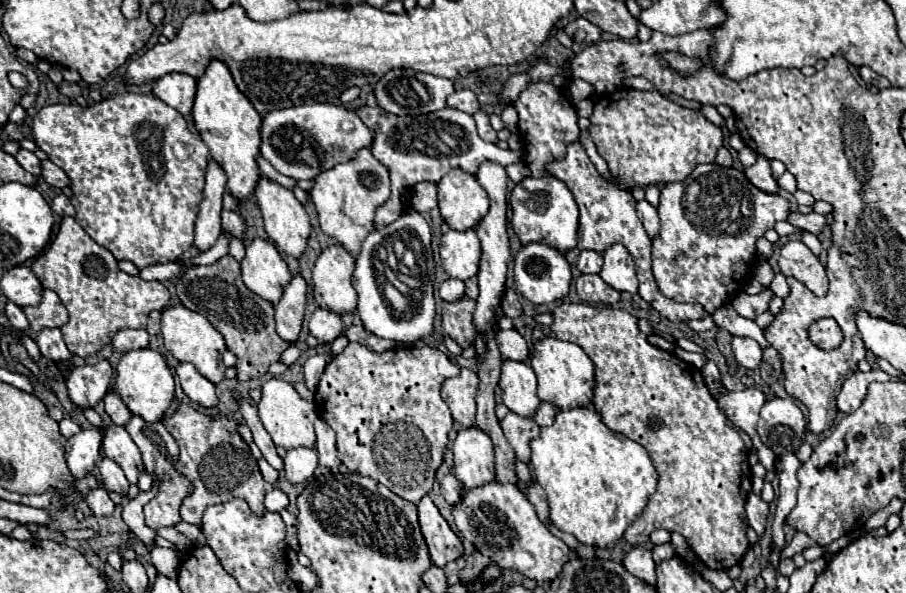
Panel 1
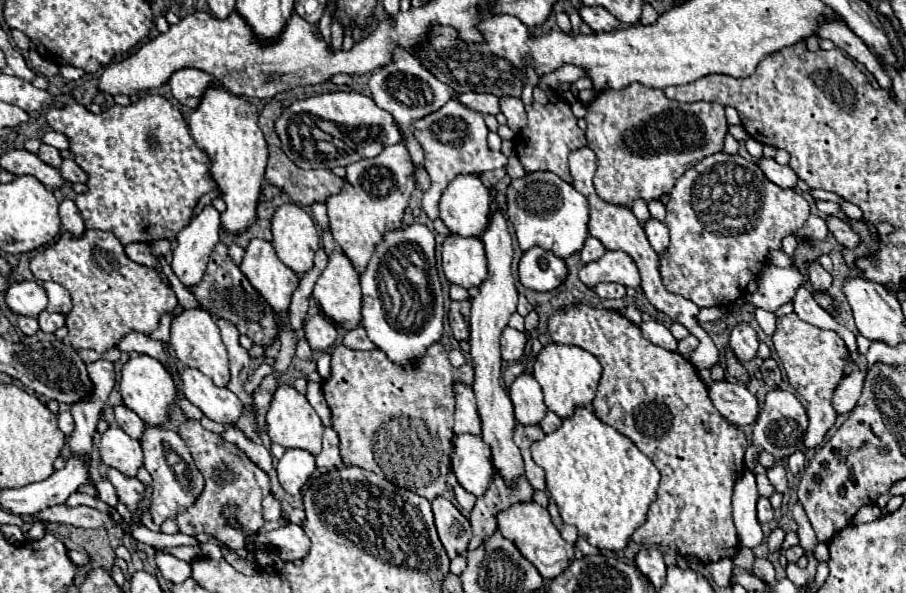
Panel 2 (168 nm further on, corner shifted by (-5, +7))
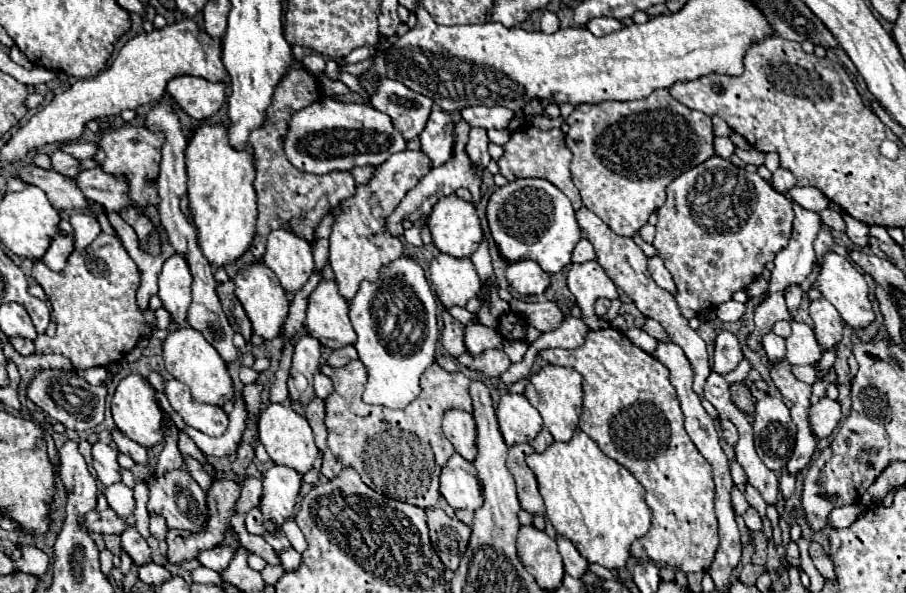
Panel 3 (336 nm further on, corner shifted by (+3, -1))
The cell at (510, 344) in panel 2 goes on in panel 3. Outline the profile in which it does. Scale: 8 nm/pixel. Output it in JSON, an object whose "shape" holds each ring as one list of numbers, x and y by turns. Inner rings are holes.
{"shape":[[488,349,488,351,482,351,480,355,464,353,462,357,458,357,458,361,472,371,484,373,486,377,500,377,510,367,508,355,500,349]]}

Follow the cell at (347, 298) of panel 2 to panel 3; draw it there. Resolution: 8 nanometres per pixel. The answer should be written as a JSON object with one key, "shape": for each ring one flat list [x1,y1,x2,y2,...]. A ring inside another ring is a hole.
{"shape":[[322,281,310,295,306,329,308,335,330,349,340,349,356,341,354,327,348,319,348,301,338,293,334,281]]}

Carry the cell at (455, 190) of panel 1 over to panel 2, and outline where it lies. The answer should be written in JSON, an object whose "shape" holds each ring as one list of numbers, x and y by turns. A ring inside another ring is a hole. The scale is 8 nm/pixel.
{"shape":[[456,175,442,193,440,219,452,233,482,235,490,221,490,189,478,175]]}

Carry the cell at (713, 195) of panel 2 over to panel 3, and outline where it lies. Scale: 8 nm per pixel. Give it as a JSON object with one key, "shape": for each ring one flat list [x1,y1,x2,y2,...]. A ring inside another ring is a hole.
{"shape":[[718,155,676,177,666,187,666,203,656,213,658,223,652,245,658,249,678,287,676,303,686,319,696,317,702,309,712,311,720,303,732,299,734,291,746,289,762,273,764,265,774,261,776,253,788,245,794,219,788,197,770,187,758,173,748,173]]}

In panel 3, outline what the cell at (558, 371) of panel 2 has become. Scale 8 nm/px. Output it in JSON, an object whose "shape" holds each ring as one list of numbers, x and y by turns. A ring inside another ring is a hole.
{"shape":[[548,365,530,377,524,395,532,403,532,407,538,409,538,413,544,419,544,429,550,431,550,435,556,441,572,439,574,429,578,427,578,417,582,413,582,377,580,377,580,373,576,373,574,369]]}

